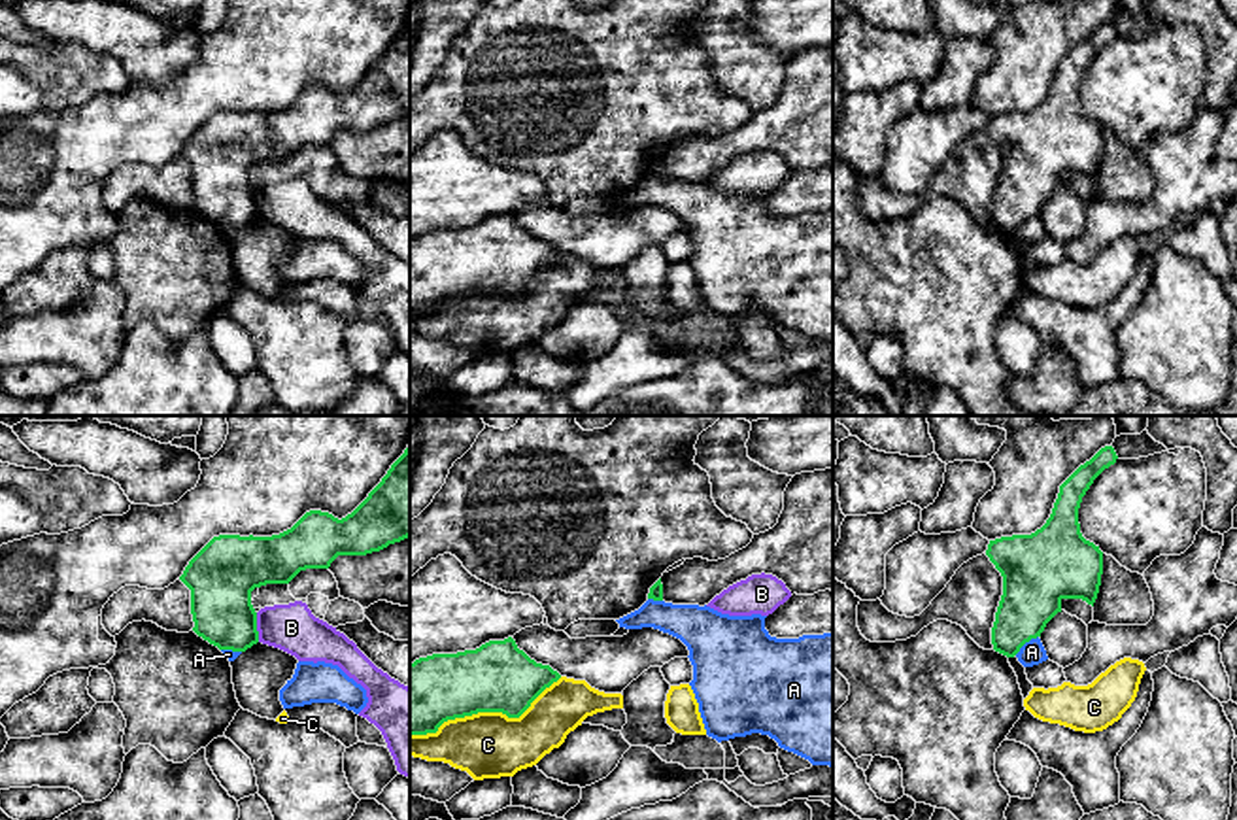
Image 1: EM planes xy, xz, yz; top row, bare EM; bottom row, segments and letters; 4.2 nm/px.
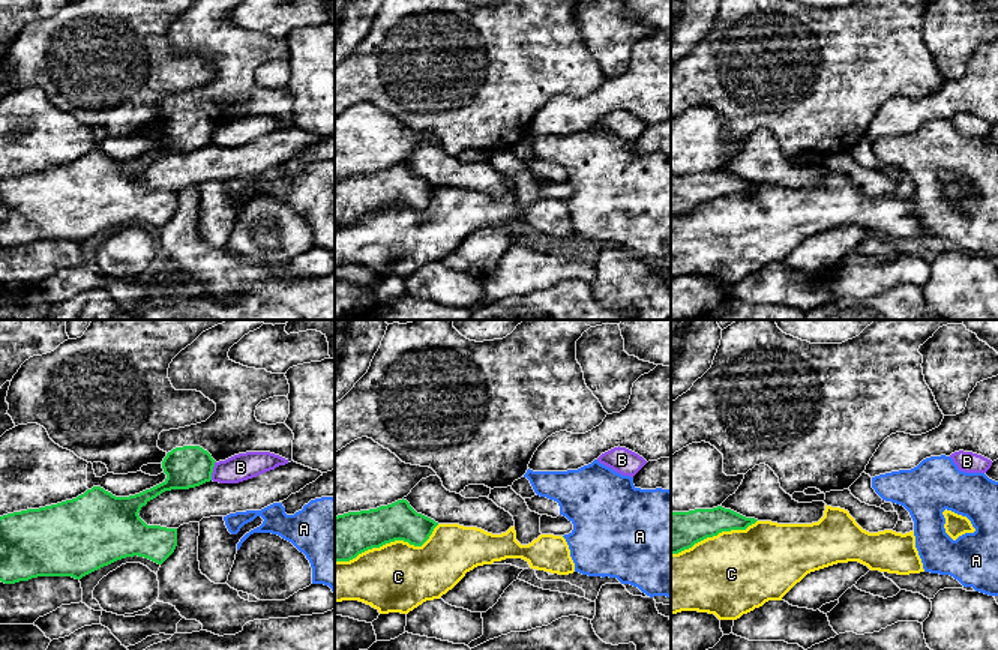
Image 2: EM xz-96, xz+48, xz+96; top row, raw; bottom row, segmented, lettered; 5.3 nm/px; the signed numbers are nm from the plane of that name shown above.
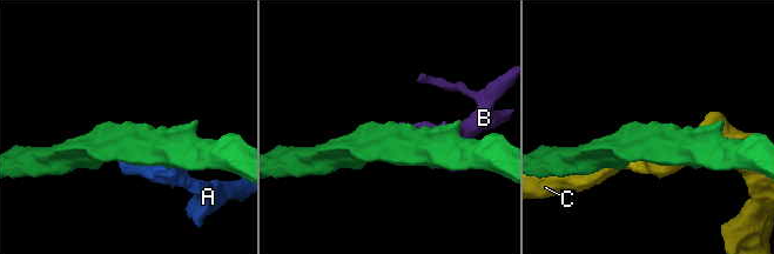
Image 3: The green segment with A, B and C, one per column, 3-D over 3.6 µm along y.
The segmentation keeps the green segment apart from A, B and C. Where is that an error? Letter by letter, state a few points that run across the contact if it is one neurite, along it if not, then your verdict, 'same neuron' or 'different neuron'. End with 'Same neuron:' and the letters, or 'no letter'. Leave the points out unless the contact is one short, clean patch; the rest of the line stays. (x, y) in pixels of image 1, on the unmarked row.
A: line yz (1037, 212), (1015, 231); different neuron
B: line xy (255, 189), (259, 218); different neuron
C: different neuron
Same neuron: no letter

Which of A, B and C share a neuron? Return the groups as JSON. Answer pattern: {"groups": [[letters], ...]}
{"groups": [["A"], ["B"], ["C"]]}

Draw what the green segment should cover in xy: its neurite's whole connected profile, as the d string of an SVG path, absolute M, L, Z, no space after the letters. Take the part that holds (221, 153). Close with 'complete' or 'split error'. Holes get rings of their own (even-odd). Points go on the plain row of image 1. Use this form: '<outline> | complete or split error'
M410 21L381 59L346 94L310 87L291 106L272 113L213 113L179 157L191 166L193 208L219 227L246 229L259 219L251 168L289 161L300 147L329 145L338 132L366 132L410 113Z | complete

